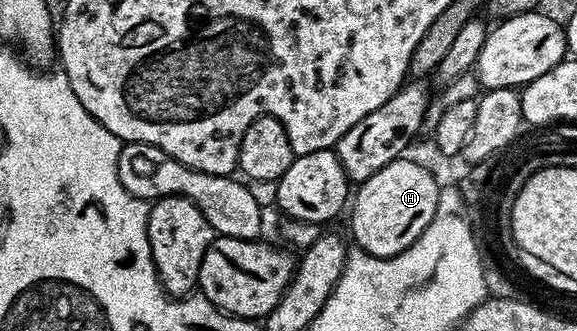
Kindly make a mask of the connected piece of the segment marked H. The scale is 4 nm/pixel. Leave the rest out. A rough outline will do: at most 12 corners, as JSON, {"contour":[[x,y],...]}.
{"contour":[[407,158],[358,184],[362,250],[399,255],[437,213],[440,180]]}

